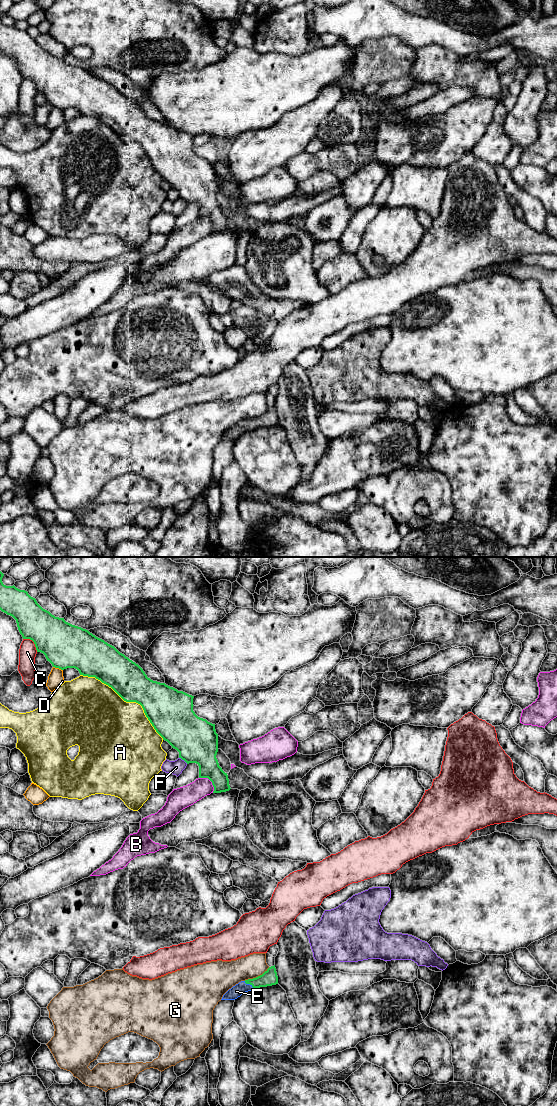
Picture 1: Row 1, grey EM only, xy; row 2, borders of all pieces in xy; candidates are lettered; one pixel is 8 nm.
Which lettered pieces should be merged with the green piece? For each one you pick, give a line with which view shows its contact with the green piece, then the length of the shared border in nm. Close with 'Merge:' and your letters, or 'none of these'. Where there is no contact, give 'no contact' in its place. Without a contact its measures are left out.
E: meets green in xy; contact 100 nm long
Merge: E

